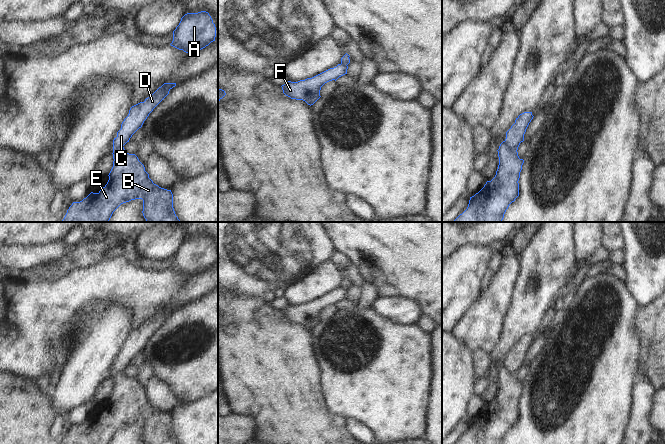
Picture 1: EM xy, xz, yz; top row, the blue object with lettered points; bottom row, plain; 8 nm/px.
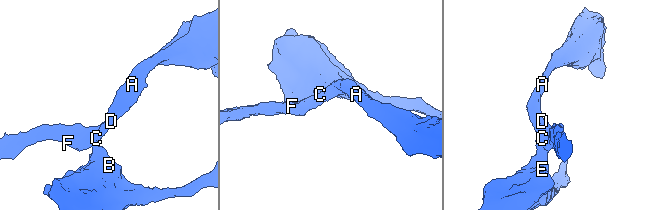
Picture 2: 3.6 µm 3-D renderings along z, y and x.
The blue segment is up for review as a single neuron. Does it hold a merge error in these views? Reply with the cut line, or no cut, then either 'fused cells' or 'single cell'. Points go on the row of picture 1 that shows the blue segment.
cut yz (504, 141), (516, 151); fused cells

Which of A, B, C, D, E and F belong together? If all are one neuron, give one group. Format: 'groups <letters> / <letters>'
groups A C D F / B E

